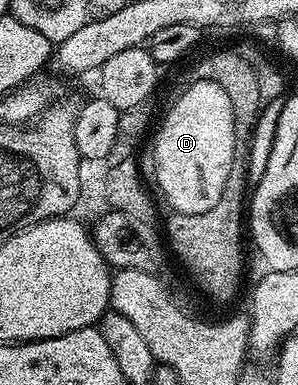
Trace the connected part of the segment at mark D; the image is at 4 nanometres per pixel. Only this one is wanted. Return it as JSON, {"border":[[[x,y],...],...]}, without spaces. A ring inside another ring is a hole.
{"border":[[[195,79],[195,84],[190,84],[178,96],[178,101],[171,106],[166,112],[166,117],[162,120],[162,125],[158,128],[158,137],[152,142],[152,149],[155,156],[155,176],[153,183],[158,184],[158,188],[162,191],[162,196],[171,205],[173,211],[183,212],[184,214],[204,214],[208,210],[212,210],[212,206],[216,206],[216,202],[220,202],[220,194],[224,194],[226,183],[228,182],[228,170],[232,170],[232,158],[234,157],[234,147],[236,146],[236,130],[234,129],[234,111],[232,110],[232,98],[228,98],[228,90],[224,90],[224,86],[216,86],[216,82],[211,80]]]}

